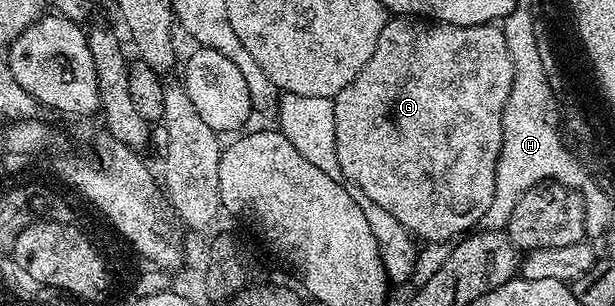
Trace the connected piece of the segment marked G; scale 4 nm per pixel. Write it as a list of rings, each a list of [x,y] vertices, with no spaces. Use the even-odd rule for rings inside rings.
[[[392,17],[388,24],[378,33],[378,45],[374,45],[374,57],[366,61],[362,73],[346,85],[332,99],[334,109],[334,137],[338,149],[338,165],[340,175],[352,187],[362,189],[374,205],[382,205],[386,213],[398,217],[398,221],[408,234],[417,240],[425,239],[428,245],[440,245],[450,239],[469,232],[481,222],[490,207],[490,201],[494,199],[494,177],[496,176],[496,162],[502,149],[502,113],[506,101],[510,97],[512,82],[515,81],[518,72],[510,61],[510,51],[506,49],[506,39],[503,30],[491,23],[482,25],[450,25],[449,23],[438,23],[425,21],[420,17]]]

